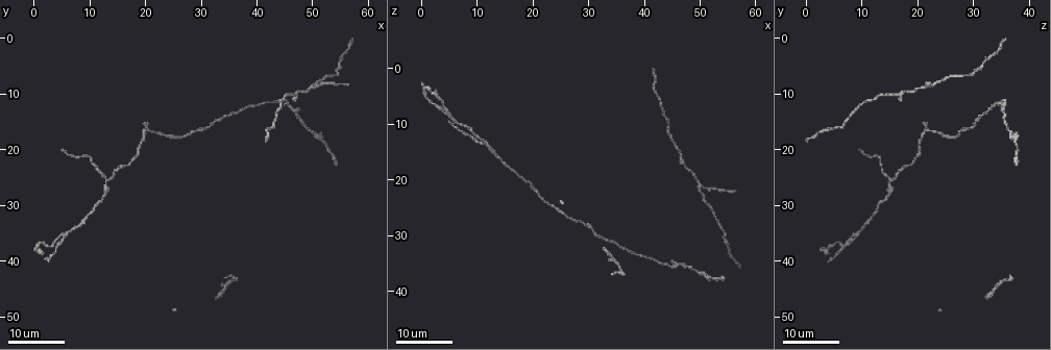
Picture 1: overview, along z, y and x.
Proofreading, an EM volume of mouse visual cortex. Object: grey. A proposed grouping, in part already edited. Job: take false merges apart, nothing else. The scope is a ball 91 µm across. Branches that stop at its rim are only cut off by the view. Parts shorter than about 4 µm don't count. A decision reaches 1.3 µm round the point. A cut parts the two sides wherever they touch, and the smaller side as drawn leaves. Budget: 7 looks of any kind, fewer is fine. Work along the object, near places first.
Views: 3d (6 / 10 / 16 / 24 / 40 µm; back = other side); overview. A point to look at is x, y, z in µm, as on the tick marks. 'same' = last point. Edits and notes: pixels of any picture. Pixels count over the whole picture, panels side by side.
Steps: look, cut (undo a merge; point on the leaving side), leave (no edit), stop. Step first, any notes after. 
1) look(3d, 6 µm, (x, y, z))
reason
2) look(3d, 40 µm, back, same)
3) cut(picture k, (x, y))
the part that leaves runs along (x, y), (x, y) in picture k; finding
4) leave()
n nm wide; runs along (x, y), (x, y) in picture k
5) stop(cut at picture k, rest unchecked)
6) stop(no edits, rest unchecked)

look(3d, 24 µm, (18.5, 21.5, 19.5))
sudden change in width

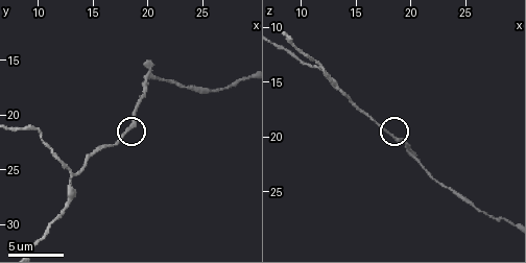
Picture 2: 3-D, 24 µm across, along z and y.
look(3d, 6 µm, (18.0, 21.6, 19.6))
zoom in

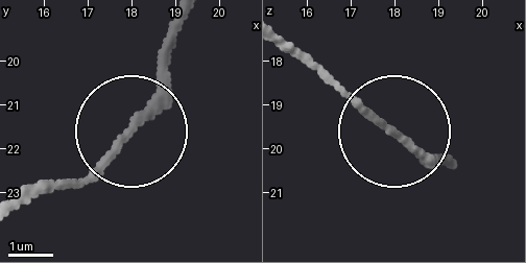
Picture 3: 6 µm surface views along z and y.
leave()
runs along (449, 166), (374, 124), (321, 72) in picture 3; continuous, no second neuron

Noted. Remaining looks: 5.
look(3d, 10 µm, (20.8, 16.6, 22.2))
two arms in line, one across

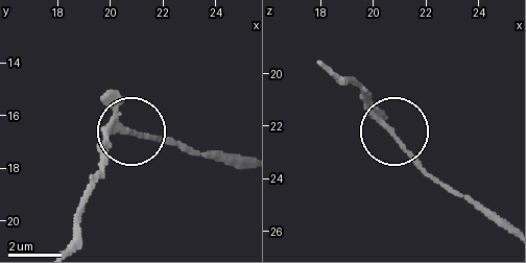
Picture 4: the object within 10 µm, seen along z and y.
look(3d, 10 µm, back, (20.8, 16.7, 22.3))

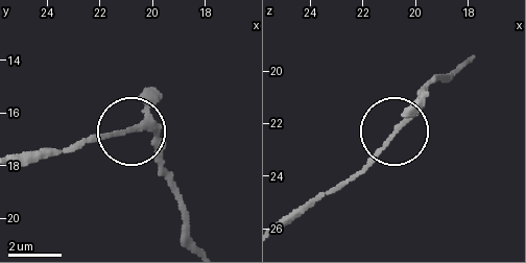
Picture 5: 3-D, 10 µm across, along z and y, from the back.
leave()
150 nm wide; runs along (285, 226), (345, 184), (424, 92) in picture 5; one neuron here

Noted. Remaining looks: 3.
look(3d, 24 µm, (13.5, 25.5, 15.5))
three-way junction

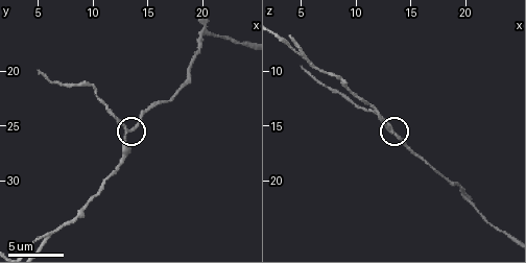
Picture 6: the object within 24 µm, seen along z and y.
look(3d, 6 µm, same)
zoom in

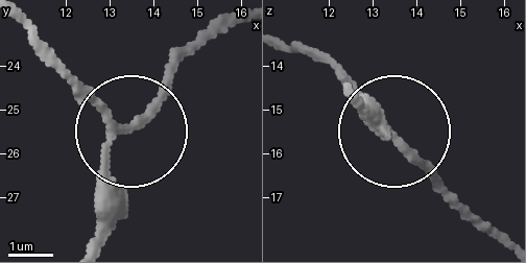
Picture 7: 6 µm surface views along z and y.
leave()
side arm 13 µm; runs along (493, 237), (316, 50) in picture 7; one neuron here

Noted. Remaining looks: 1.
stop(no edits, rest unchecked)

